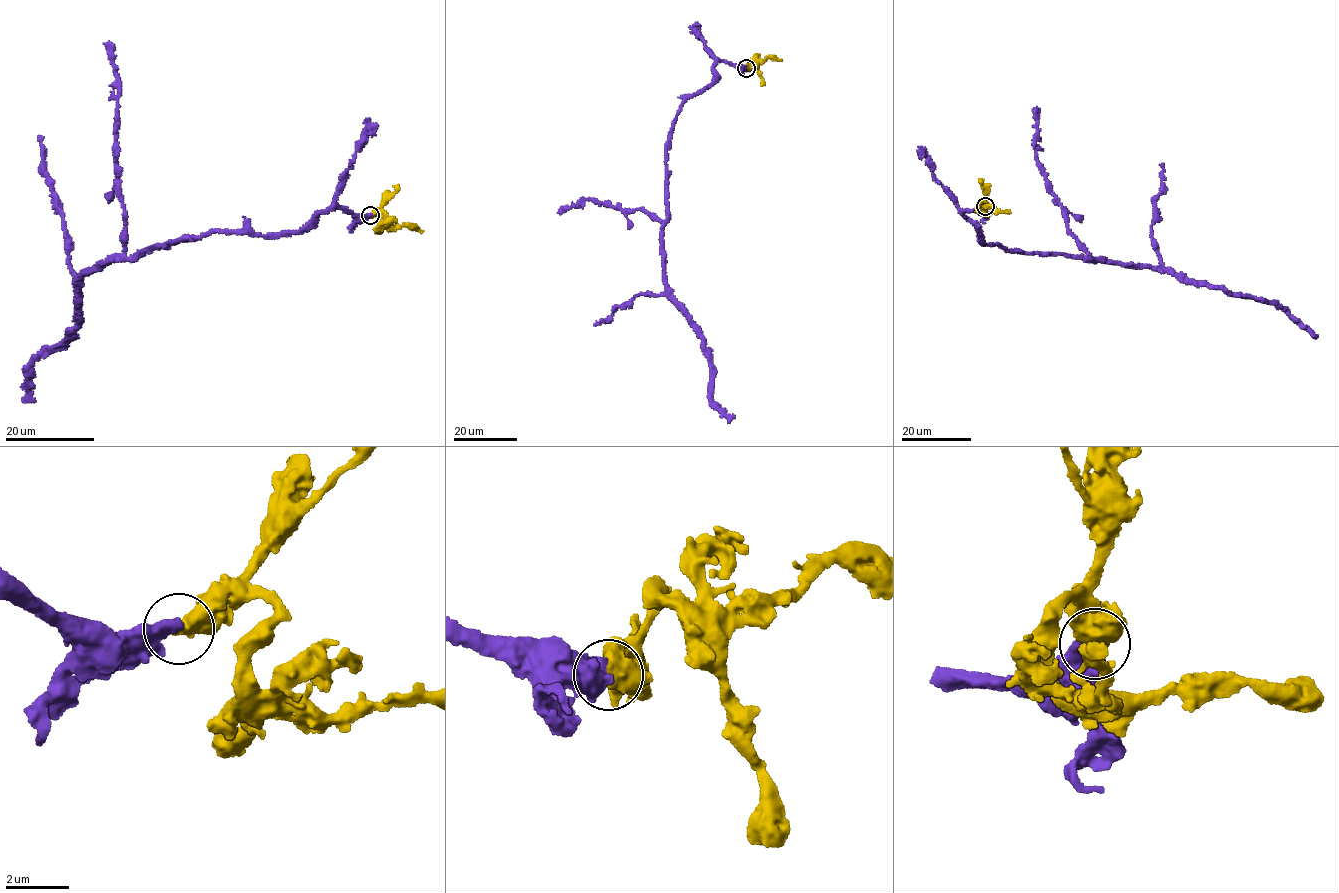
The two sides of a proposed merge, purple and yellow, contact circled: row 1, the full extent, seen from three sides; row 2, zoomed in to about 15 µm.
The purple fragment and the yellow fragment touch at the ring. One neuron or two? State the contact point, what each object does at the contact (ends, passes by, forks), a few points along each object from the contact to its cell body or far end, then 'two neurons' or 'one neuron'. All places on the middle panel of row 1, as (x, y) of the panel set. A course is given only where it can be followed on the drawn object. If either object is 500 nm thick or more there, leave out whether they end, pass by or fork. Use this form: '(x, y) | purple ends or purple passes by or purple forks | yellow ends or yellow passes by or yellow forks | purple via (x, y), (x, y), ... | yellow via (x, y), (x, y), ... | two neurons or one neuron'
(746, 68) | purple via (745, 68), (718, 61), (713, 81), (675, 116), (663, 230), (667, 296), (706, 346), (710, 400), (735, 418) | yellow via (746, 68), (752, 61), (764, 61), (769, 57), (782, 60) | one neuron

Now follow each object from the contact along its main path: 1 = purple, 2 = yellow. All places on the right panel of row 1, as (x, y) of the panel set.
1: (984, 206), (963, 213), (977, 224), (983, 245), (1166, 269), (1186, 279), (1286, 308), (1315, 337)
2: (985, 206), (982, 201), (981, 211), (995, 207)

